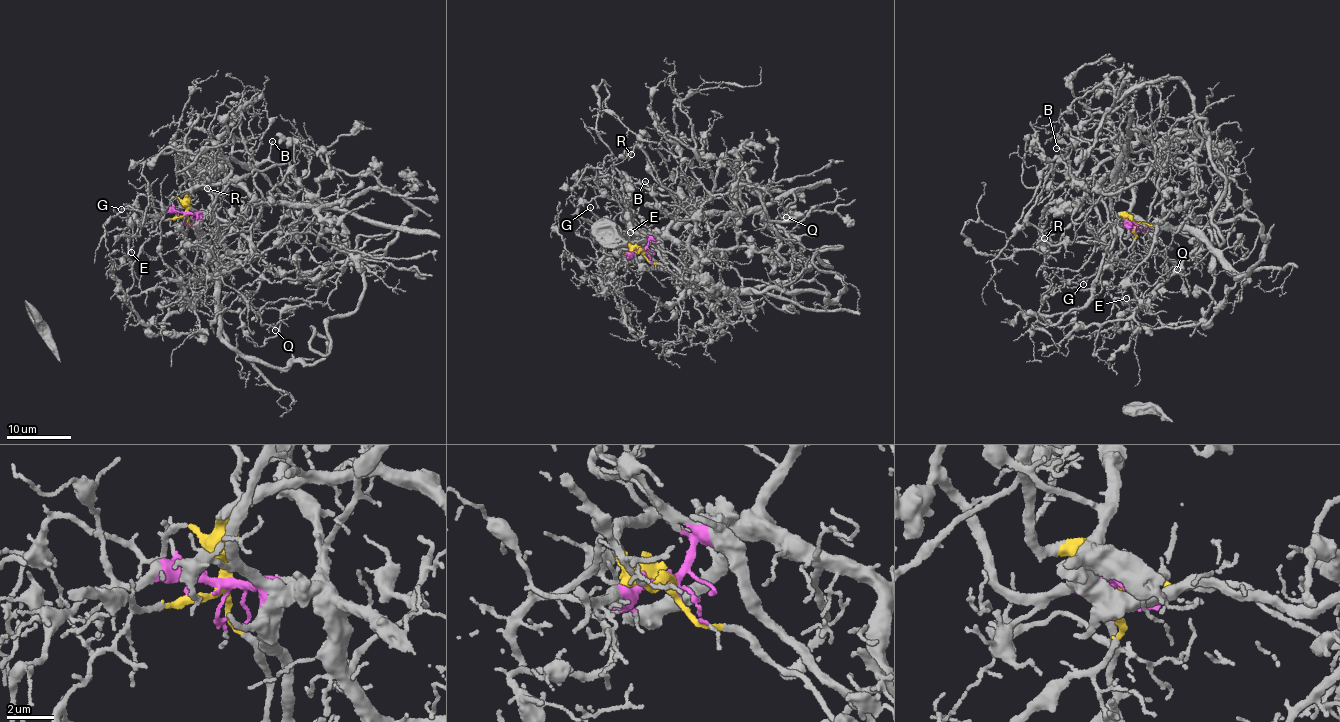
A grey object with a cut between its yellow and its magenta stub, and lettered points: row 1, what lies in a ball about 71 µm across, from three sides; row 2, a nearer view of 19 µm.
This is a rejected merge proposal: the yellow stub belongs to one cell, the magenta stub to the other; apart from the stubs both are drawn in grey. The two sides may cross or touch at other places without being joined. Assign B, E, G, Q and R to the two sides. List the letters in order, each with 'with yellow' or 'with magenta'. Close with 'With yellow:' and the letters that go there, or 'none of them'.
B: with yellow
E: with magenta
G: with yellow
Q: with magenta
R: with magenta
With yellow: B, G

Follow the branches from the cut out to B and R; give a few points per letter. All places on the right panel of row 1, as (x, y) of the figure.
B: (1135, 224), (1115, 215), (1111, 184), (1115, 179), (1107, 187), (1095, 188), (1071, 170), (1065, 151), (1056, 148)
R: (1135, 224), (1127, 218), (1113, 223), (1090, 242), (1048, 243), (1037, 239), (1043, 238)

